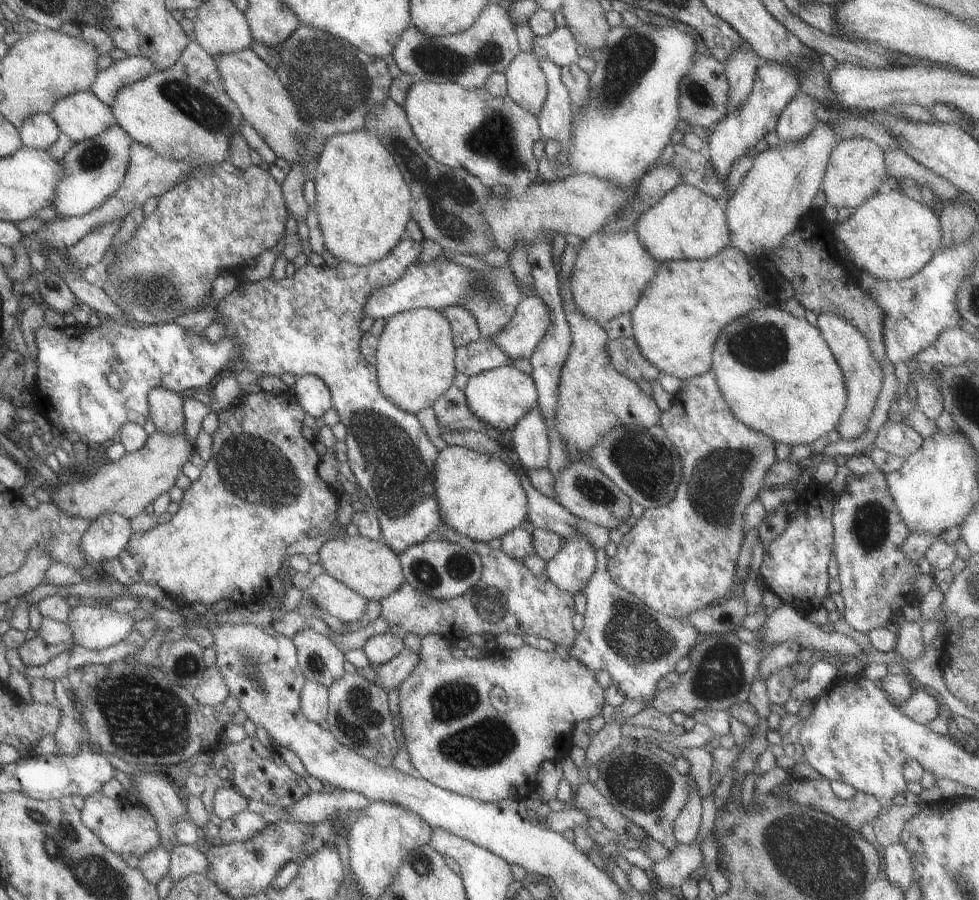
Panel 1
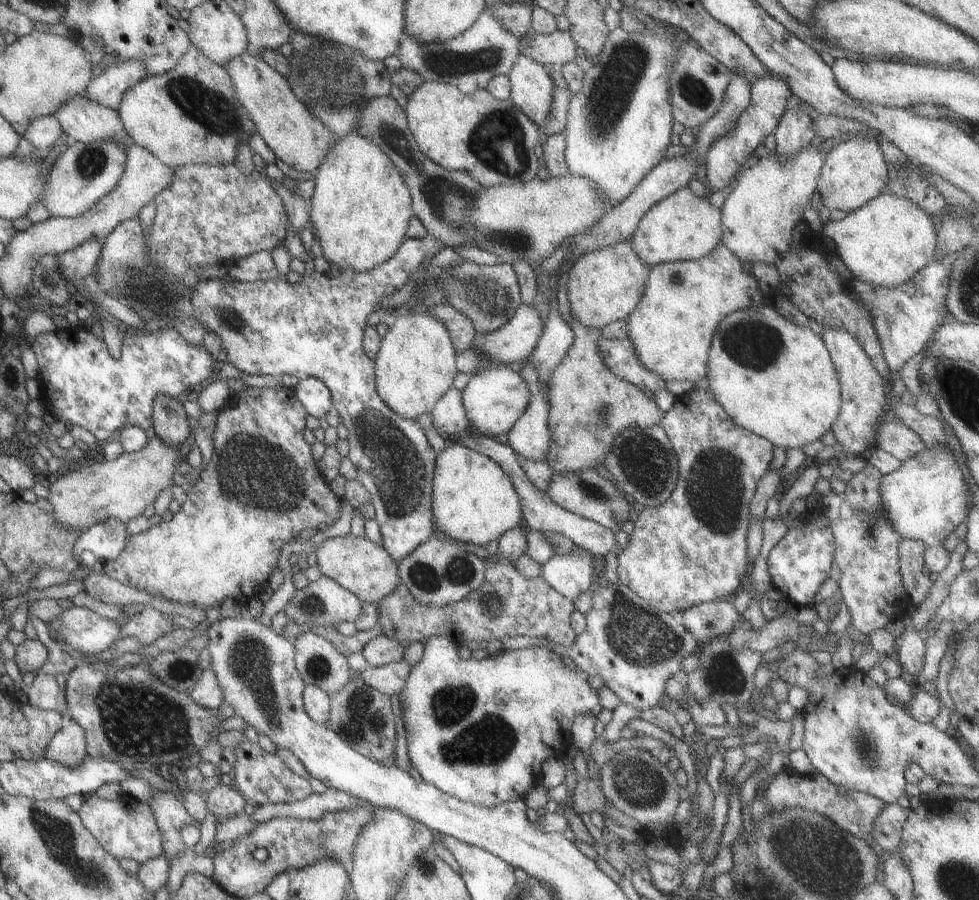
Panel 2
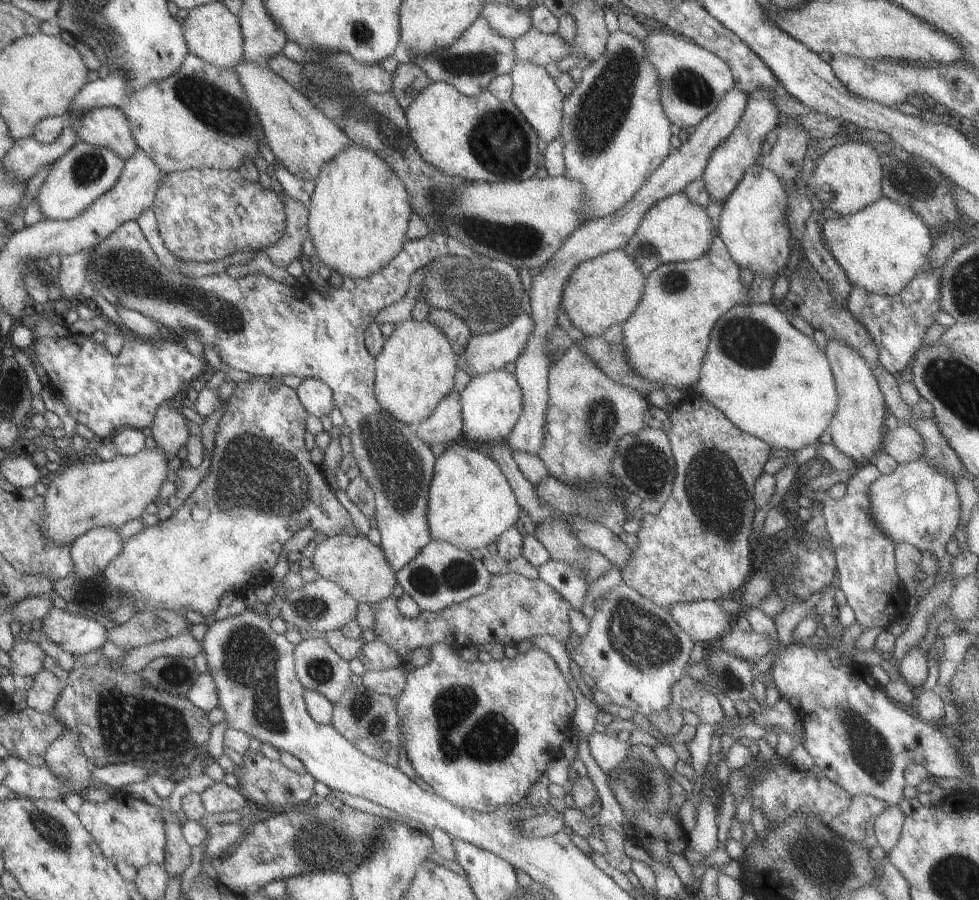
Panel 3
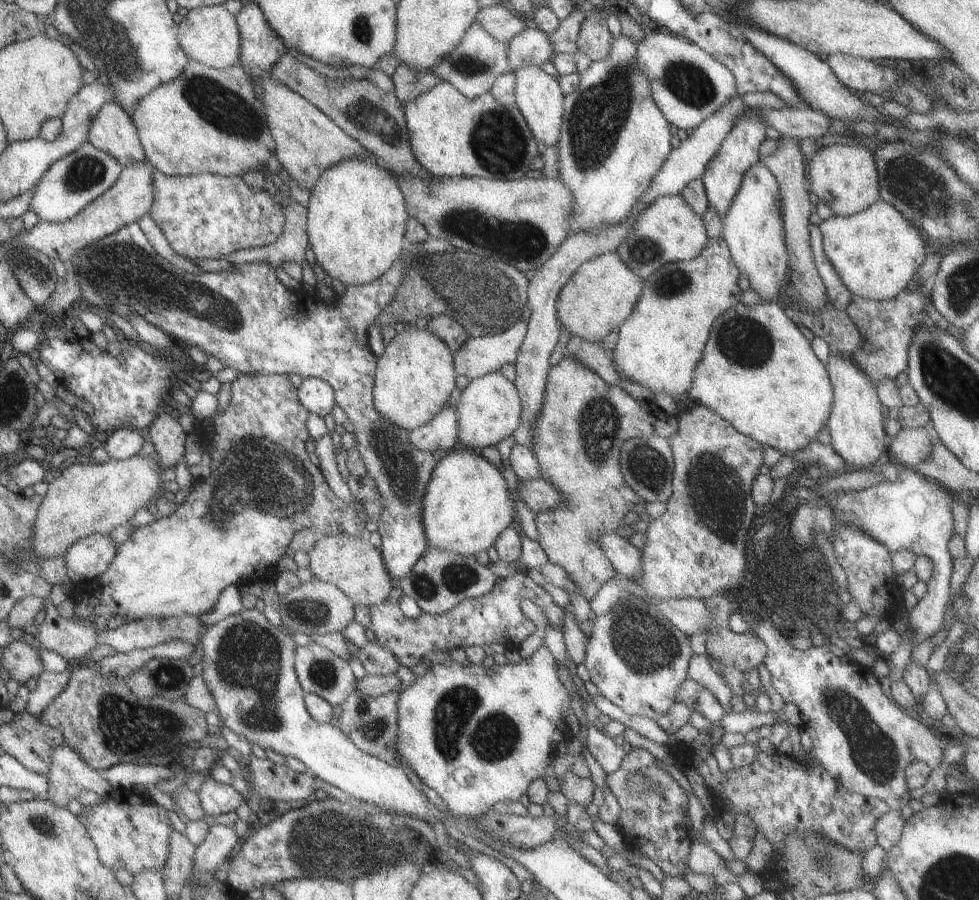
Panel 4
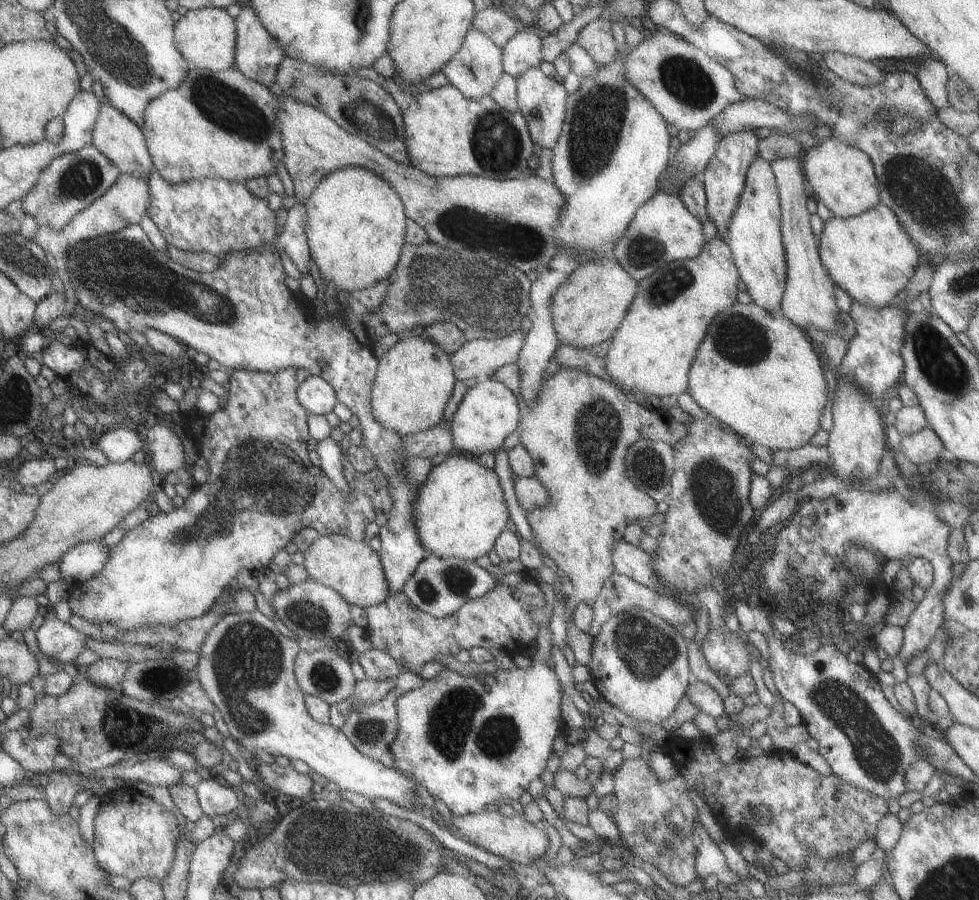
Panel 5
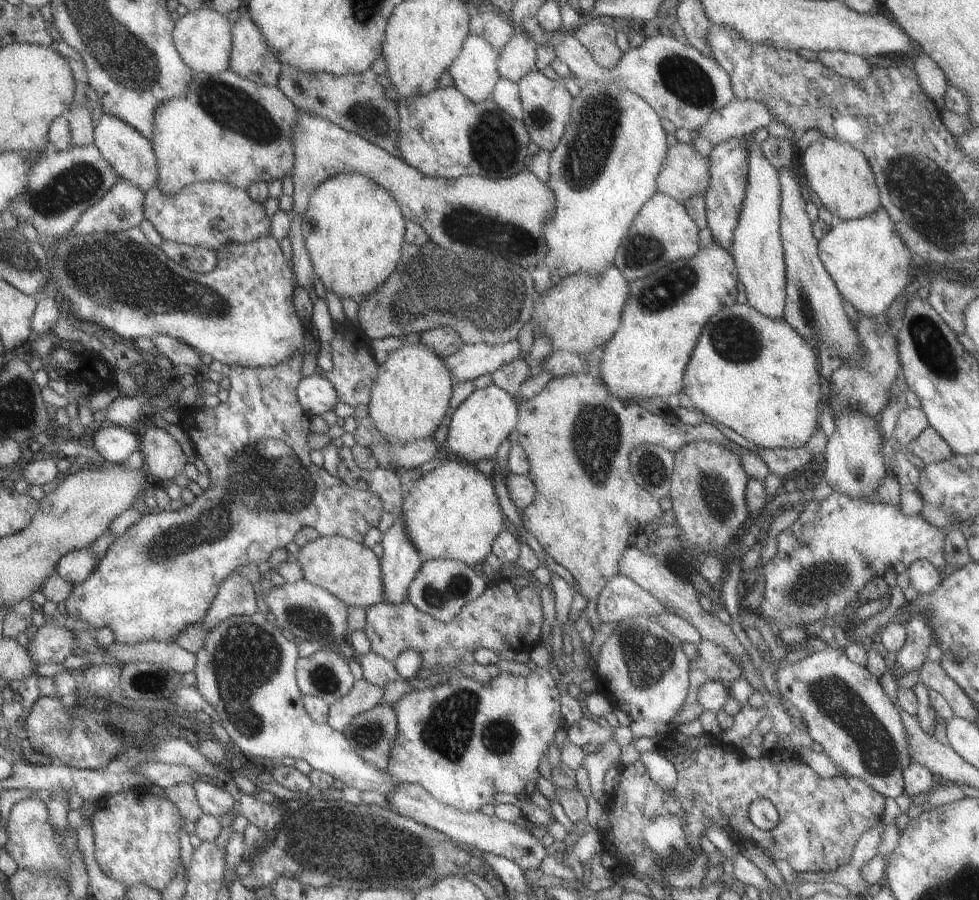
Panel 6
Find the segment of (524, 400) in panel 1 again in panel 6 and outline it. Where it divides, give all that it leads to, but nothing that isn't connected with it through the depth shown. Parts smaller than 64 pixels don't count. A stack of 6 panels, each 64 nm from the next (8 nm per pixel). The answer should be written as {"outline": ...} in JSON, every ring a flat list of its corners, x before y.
{"outline":[[493,383,485,388,476,388,451,412,445,447,449,456,475,465,479,460,490,459,497,447,515,428,517,407,512,396]]}

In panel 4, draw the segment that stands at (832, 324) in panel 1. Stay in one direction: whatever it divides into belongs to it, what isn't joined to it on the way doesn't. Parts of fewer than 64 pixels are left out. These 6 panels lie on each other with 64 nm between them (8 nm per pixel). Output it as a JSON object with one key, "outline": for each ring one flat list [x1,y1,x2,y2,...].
{"outline":[[831,353,827,361,826,370,833,394,826,421,830,435,829,446,845,462,845,470,867,472,867,468,882,461,887,442,885,421,876,388,864,372,849,360,849,356]]}

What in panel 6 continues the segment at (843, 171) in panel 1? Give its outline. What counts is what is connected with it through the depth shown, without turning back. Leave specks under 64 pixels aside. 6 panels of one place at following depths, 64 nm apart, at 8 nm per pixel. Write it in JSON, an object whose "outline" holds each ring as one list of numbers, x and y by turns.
{"outline":[[821,137,806,146,801,158,796,162,803,171,806,184,818,196,822,206,827,209,836,221,863,218,880,207,878,188,875,184,873,173,861,152,845,143]]}

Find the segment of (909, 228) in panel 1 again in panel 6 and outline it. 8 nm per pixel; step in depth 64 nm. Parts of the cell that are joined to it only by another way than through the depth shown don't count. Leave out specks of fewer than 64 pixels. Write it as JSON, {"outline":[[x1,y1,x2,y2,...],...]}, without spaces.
{"outline":[[881,207,863,218,835,220,817,241,816,247,823,268,843,300,869,318,883,316,913,275,914,259,909,256,893,222]]}

